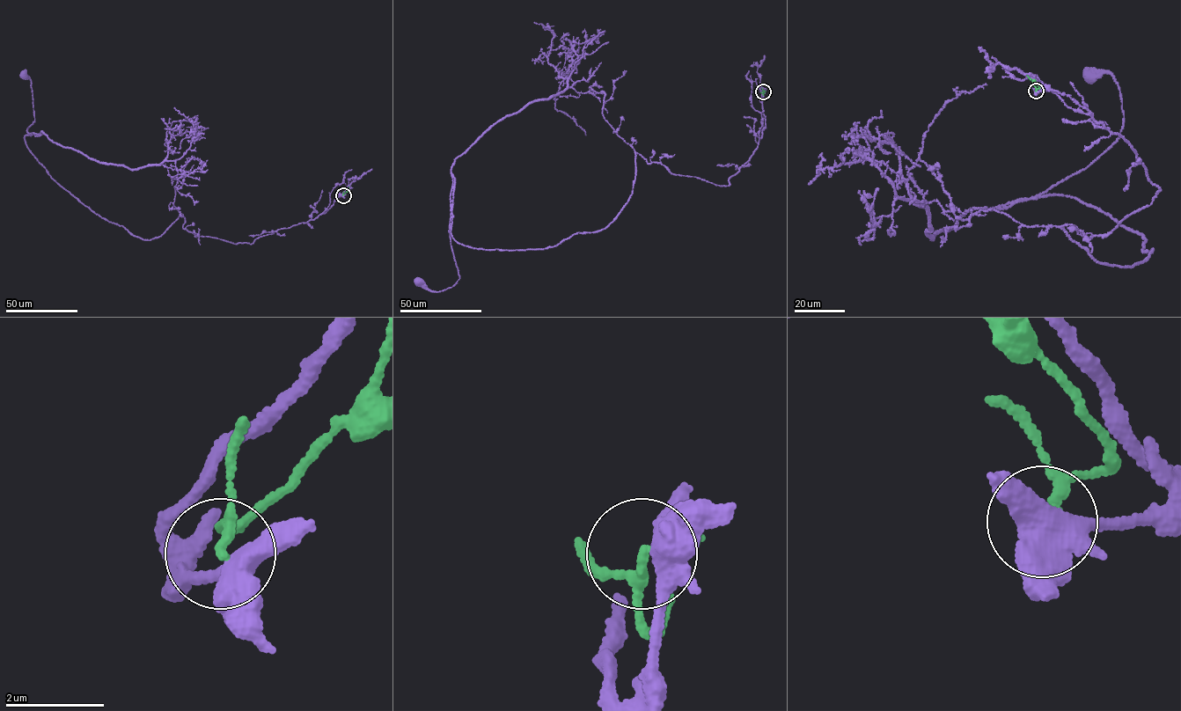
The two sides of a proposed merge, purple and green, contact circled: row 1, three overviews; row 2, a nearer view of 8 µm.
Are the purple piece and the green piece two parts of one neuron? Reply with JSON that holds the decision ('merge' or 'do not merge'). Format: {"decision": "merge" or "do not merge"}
{"decision": "do not merge"}

